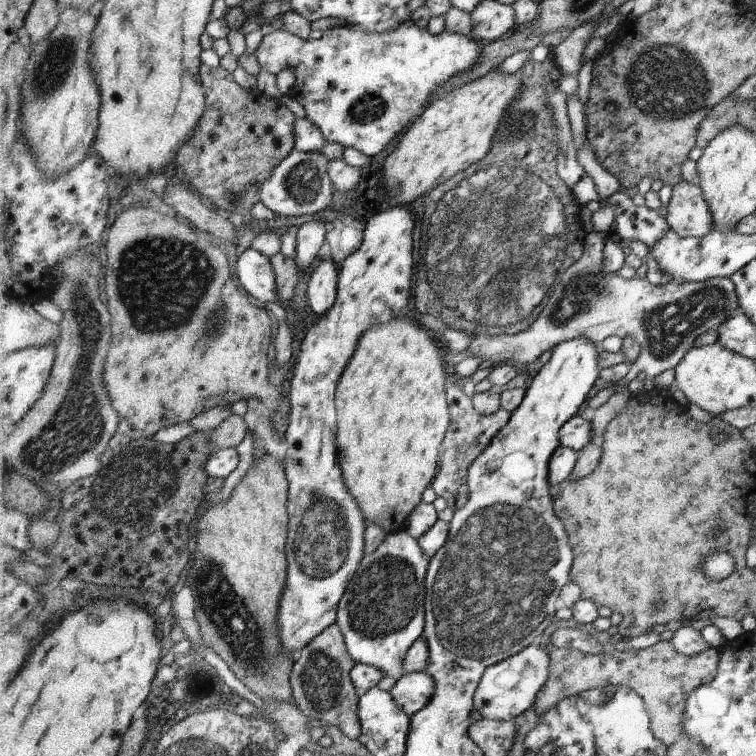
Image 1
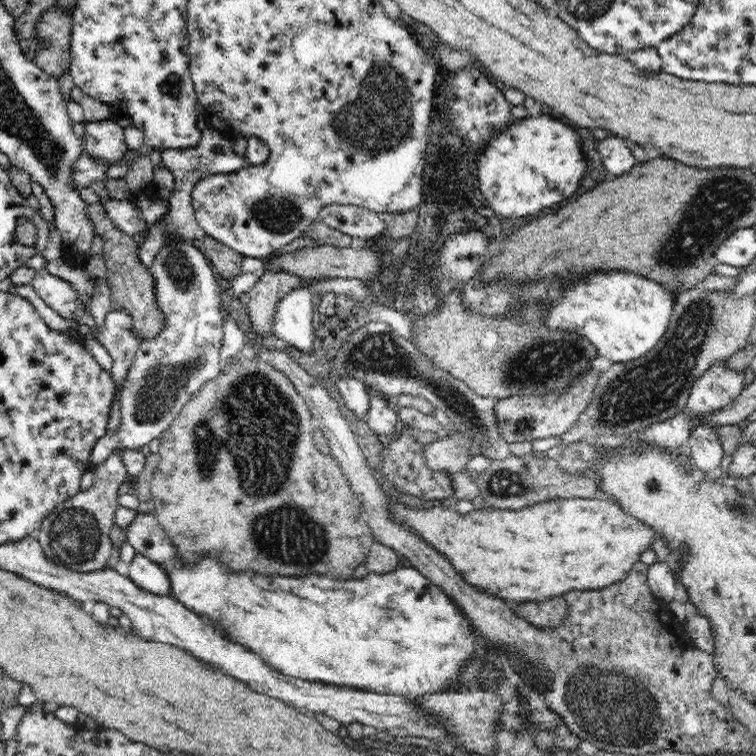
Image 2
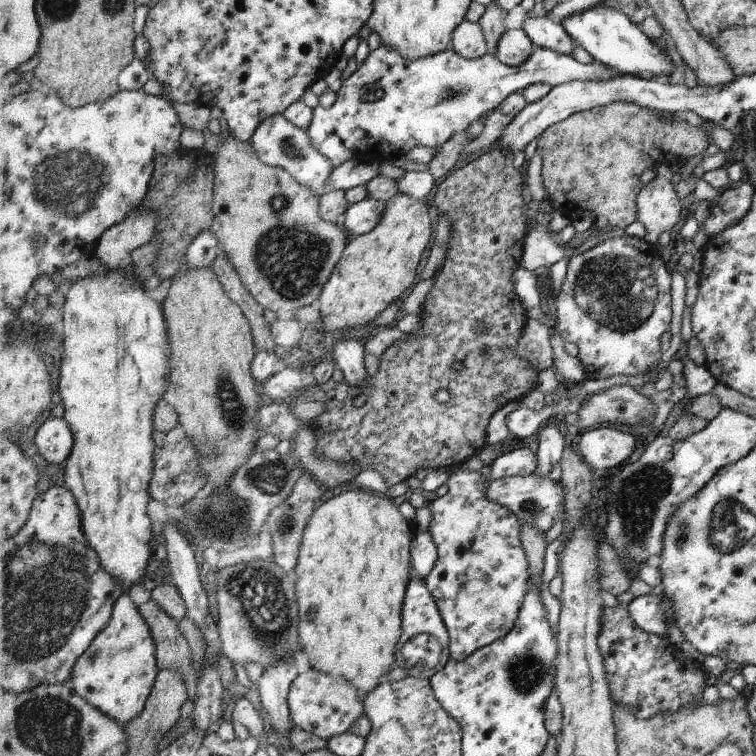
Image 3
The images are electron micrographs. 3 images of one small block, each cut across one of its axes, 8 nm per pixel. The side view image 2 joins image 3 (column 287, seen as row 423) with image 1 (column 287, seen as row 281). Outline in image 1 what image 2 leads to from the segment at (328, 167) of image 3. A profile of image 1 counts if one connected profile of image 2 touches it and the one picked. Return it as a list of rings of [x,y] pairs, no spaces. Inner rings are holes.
[[[293,149],[281,164],[273,170],[273,176],[261,188],[261,202],[275,214],[302,216],[316,214],[332,200],[332,184],[326,174],[326,158],[318,152],[302,152]]]

